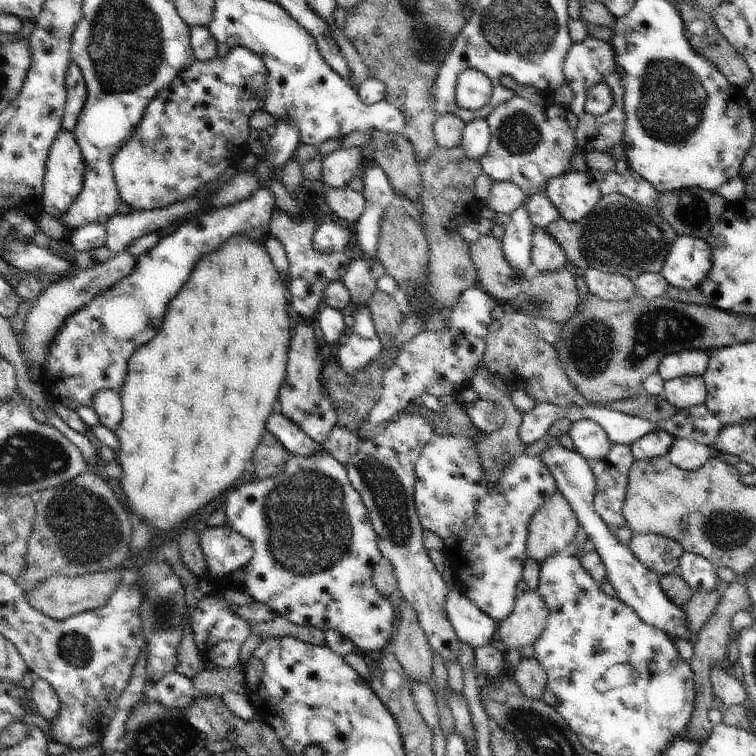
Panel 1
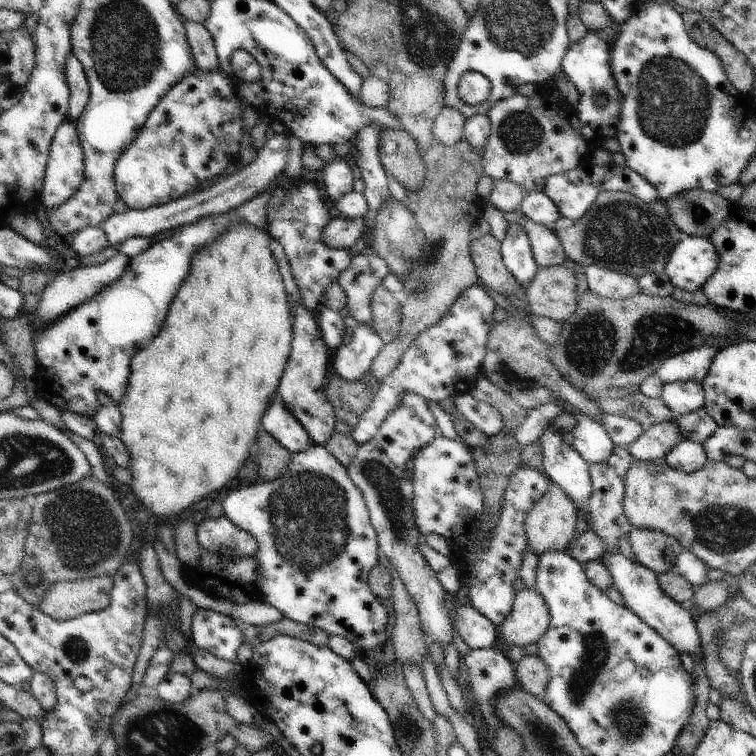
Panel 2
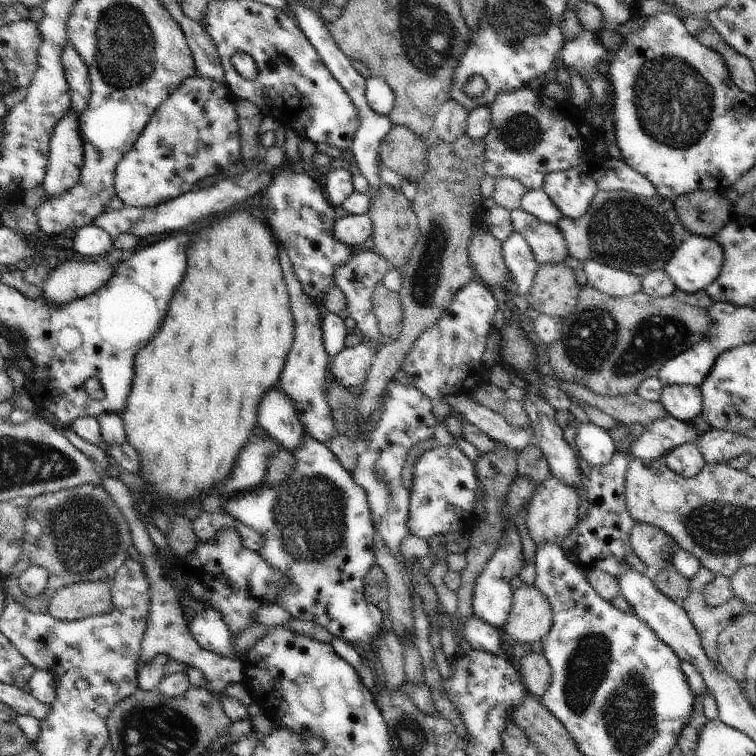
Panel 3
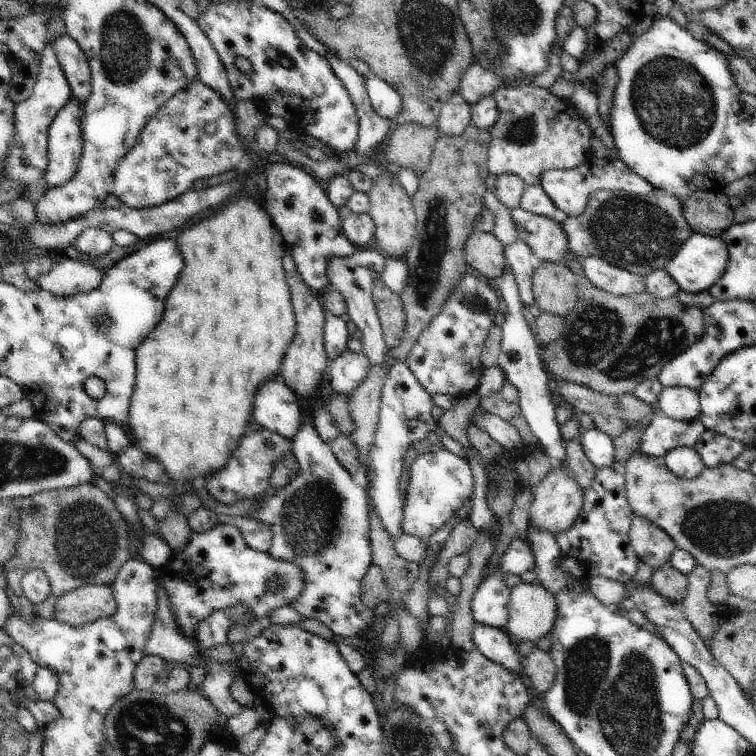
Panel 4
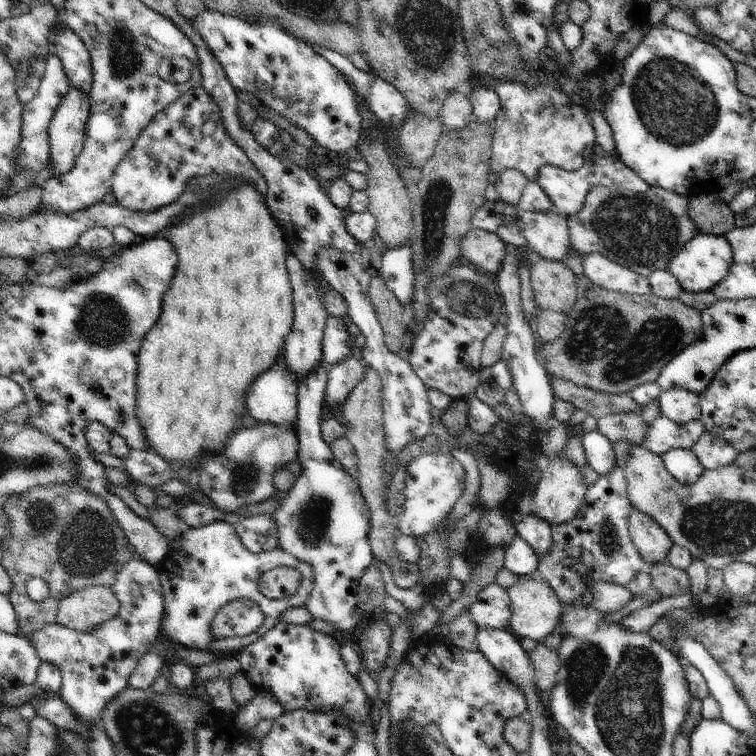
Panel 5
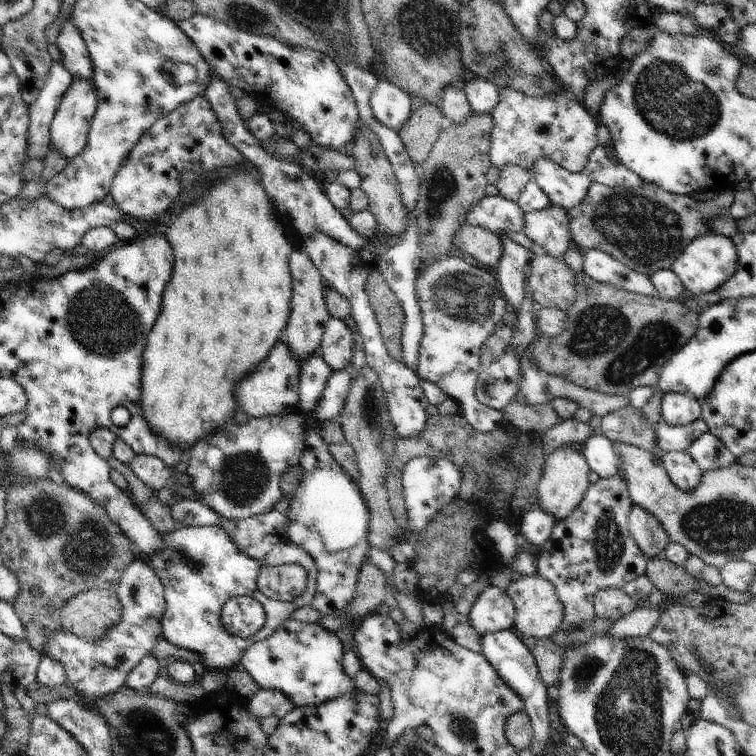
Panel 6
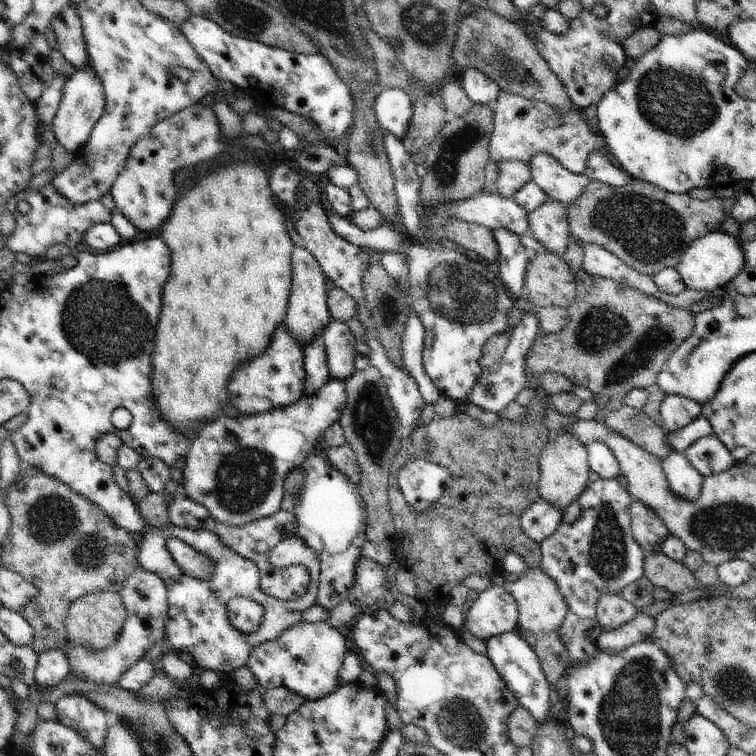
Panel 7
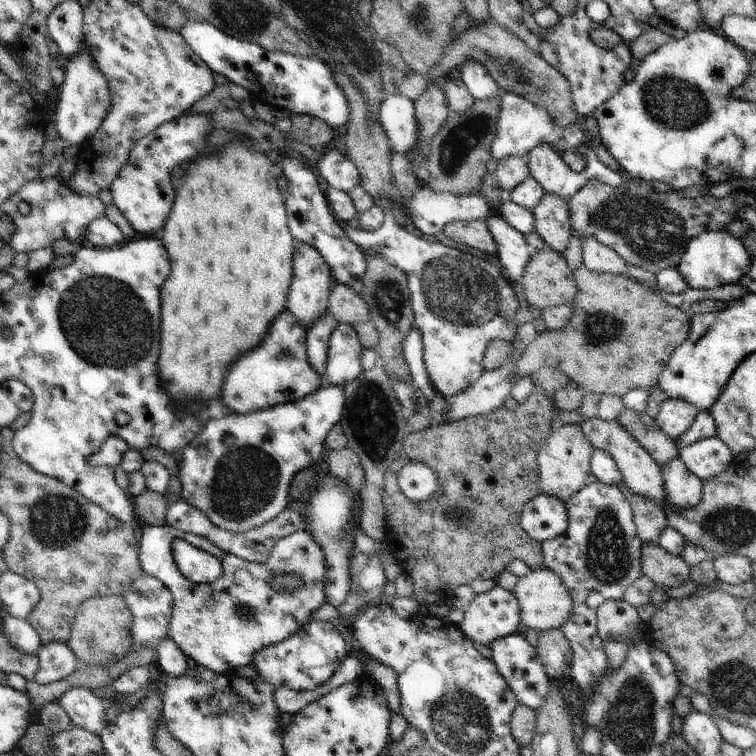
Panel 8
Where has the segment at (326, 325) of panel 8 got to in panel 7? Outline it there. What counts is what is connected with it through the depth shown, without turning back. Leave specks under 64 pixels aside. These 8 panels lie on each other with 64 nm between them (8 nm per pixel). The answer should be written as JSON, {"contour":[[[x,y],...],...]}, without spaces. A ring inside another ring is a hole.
{"contour":[[[322,332],[315,336],[310,343],[304,345],[305,372],[307,373],[305,381],[306,397],[311,397],[329,382],[329,369],[325,351]]]}

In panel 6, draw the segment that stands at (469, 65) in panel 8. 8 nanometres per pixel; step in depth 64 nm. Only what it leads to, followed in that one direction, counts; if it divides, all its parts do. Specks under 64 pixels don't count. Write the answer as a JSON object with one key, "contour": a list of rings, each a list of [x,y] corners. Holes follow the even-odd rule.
{"contour":[[[476,76],[476,78],[462,84],[462,87],[467,94],[474,113],[492,114],[496,110],[498,102],[500,102],[499,88],[496,84]]]}

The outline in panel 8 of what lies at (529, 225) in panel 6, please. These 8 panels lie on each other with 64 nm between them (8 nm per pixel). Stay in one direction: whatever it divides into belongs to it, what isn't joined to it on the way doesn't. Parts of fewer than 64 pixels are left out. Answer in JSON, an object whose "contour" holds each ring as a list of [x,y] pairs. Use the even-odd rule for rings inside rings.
{"contour":[[[546,193],[532,211],[532,216],[534,232],[540,236],[545,248],[563,255],[574,236],[568,204],[560,196]]]}

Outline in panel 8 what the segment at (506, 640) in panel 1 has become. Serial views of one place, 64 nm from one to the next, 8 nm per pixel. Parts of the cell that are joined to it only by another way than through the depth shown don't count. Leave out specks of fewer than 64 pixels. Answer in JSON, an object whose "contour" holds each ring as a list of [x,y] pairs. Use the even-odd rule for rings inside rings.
{"contour":[[[548,568],[531,570],[518,580],[514,588],[509,589],[520,606],[521,629],[536,631],[539,635],[552,628],[560,628],[572,614],[572,598],[562,584],[560,576],[556,576]]]}

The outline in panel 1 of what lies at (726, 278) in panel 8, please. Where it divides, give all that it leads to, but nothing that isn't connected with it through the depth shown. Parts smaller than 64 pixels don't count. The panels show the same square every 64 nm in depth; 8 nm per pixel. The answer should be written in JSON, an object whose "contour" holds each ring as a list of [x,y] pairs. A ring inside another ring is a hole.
{"contour":[[[681,235],[672,243],[660,273],[672,286],[690,290],[706,280],[712,265],[712,247],[706,239]]]}

